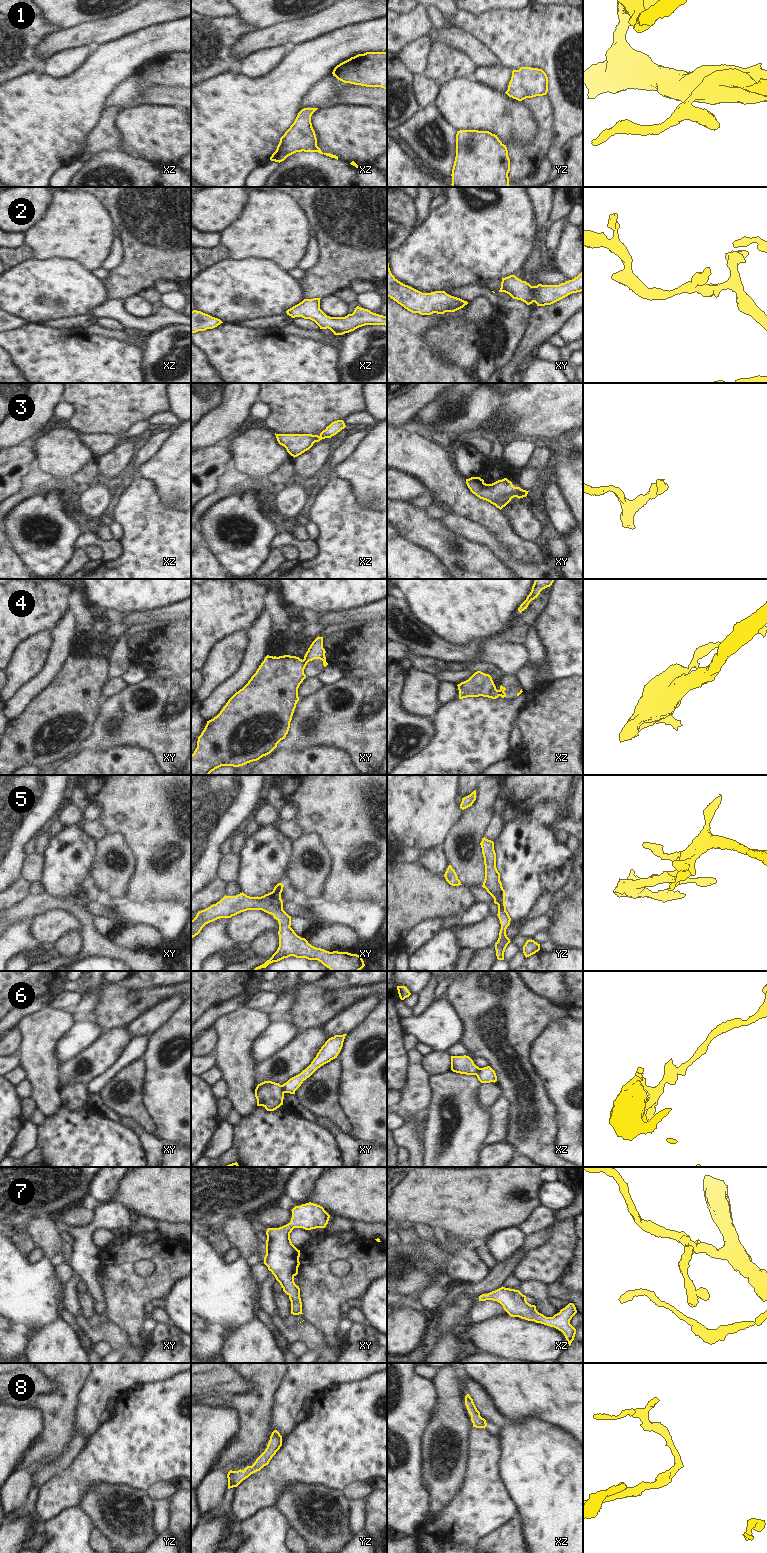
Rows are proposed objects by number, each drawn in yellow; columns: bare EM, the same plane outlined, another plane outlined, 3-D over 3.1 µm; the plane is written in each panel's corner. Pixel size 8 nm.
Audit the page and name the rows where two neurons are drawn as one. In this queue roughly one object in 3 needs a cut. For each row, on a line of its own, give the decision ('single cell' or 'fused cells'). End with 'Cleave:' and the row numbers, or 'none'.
1: single cell
2: single cell
3: single cell
4: fused cells
5: single cell
6: fused cells
7: single cell
8: single cell
Cleave: 4, 6

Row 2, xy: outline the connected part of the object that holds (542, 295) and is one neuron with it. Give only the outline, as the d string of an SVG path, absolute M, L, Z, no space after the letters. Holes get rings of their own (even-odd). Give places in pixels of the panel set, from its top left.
M583 270L572 280L559 285L531 286L515 275L502 278L499 292L509 294L513 299L521 300L527 305L535 302L537 306L551 305L572 293L583 291Z

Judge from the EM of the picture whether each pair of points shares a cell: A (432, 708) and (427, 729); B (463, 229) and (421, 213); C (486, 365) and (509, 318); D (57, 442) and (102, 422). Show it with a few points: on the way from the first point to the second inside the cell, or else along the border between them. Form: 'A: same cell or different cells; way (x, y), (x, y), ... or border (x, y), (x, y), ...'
A: different cells; border (407, 711), (432, 717)
B: different cells; border (430, 211), (414, 228)
C: different cells; border (496, 352), (494, 356), (495, 369)
D: different cells; border (68, 427), (78, 433)

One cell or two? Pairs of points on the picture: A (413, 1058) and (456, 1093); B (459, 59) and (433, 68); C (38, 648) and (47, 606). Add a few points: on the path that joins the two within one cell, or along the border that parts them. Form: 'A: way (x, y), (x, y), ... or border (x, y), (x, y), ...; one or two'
A: border (428, 1076), (429, 1100); two
B: way (453, 63), (446, 63), (439, 68); one
C: border (51, 628), (40, 630), (22, 643); two

